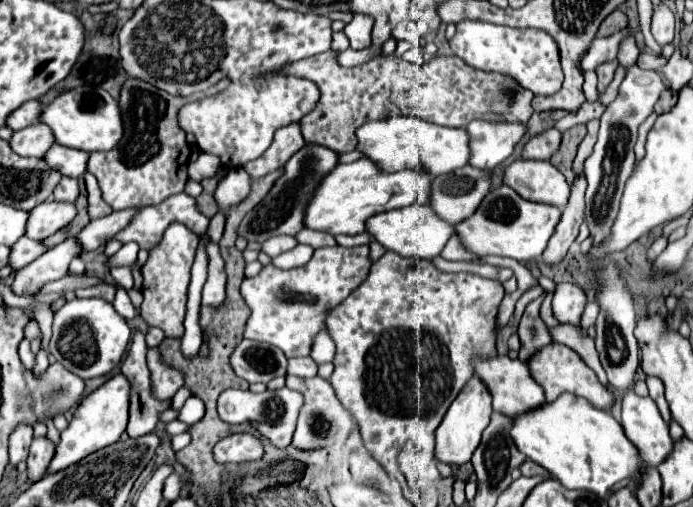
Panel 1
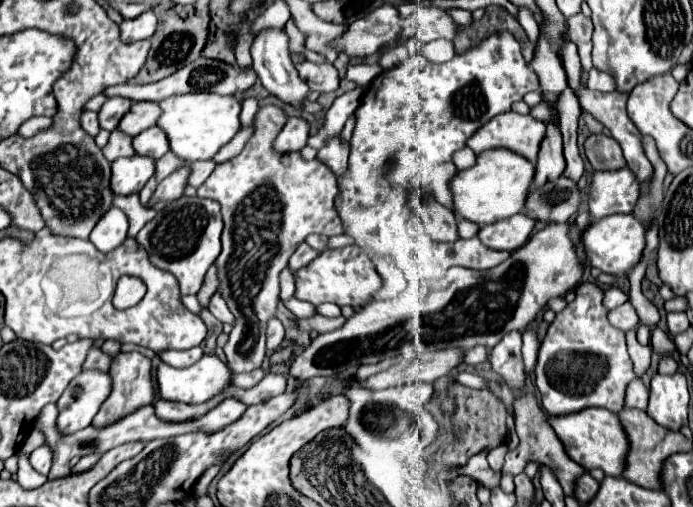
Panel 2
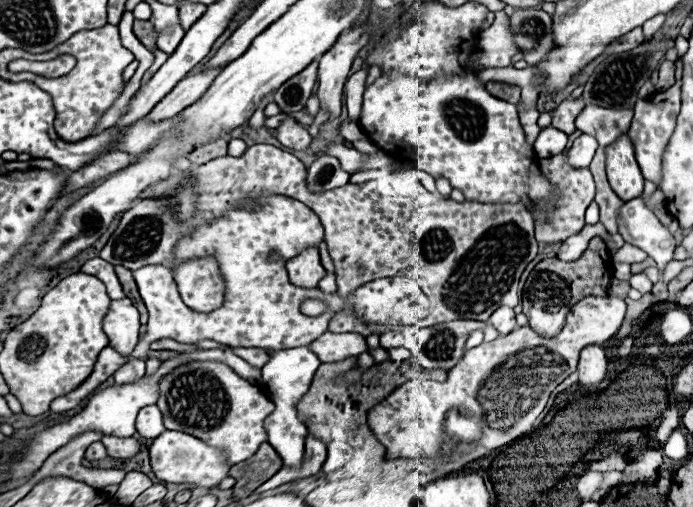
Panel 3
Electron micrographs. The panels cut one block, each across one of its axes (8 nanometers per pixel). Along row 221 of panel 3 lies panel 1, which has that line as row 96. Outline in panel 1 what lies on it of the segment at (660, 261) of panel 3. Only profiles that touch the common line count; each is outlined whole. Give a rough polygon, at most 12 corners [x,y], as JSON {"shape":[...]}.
{"shape":[[634,38],[620,44],[628,68],[600,118],[584,162],[586,224],[602,246],[634,168],[638,126],[664,90],[636,66]]}

